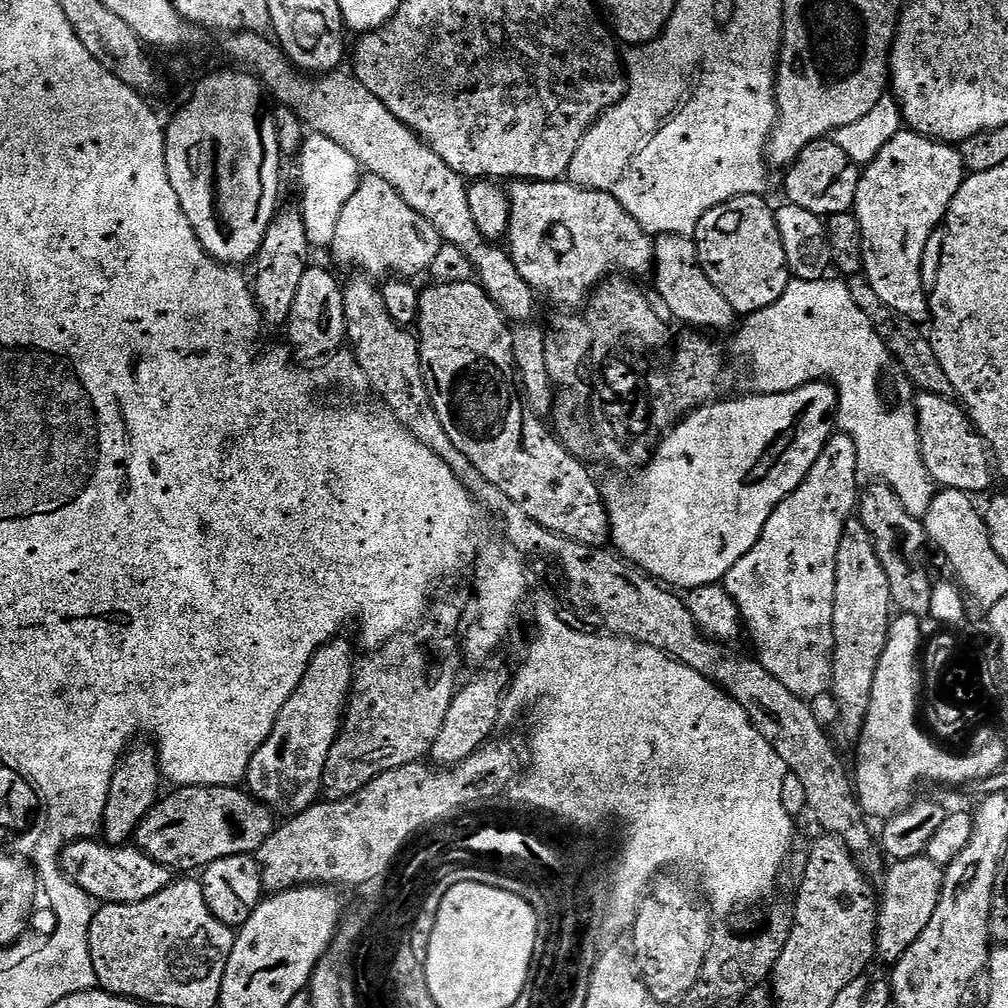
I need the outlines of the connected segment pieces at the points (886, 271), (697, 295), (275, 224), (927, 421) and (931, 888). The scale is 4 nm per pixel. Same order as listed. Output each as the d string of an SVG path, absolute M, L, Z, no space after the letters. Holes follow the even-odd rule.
M911 130L898 131L877 156L861 171L856 195L854 215L862 230L863 275L886 306L898 310L907 320L923 325L930 316L930 296L922 282L922 250L926 250L926 238L944 223L954 194L962 186L966 169L960 157L959 147L931 140Z
M656 236L654 240L654 277L656 276L656 292L660 295L659 303L668 307L667 315L673 321L681 320L692 330L707 330L712 332L728 332L737 327L738 313L722 294L718 294L718 286L706 278L706 270L702 270L696 242L692 236ZM704 328L709 328L704 329ZM712 331L712 332L711 332Z
M296 208L281 209L267 228L266 238L263 239L254 261L256 267L256 280L254 276L252 284L254 295L261 317L267 325L270 323L283 327L287 323L295 295L298 294L299 283L310 266L310 253L312 247L307 238L301 211Z
M917 391L916 429L920 435L920 453L933 485L941 489L953 488L959 492L984 492L994 481L994 465L987 444L976 431L968 413L955 399L930 392Z
M925 854L895 861L883 873L883 880L884 889L878 892L876 950L881 961L884 959L892 962L915 942L922 930L926 930L942 894L944 868L938 862L930 862Z

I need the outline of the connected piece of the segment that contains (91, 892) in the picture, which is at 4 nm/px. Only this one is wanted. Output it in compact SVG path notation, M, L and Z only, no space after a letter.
M99 839L76 840L60 852L60 865L69 880L100 904L133 904L154 898L174 883L172 869L154 862L135 846L113 846Z

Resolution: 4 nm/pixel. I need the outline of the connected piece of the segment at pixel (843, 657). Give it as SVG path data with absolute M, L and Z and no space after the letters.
M849 518L844 523L842 542L838 542L838 554L834 562L834 646L830 696L836 699L836 712L840 715L840 721L830 728L830 735L837 749L851 749L860 741L860 734L864 729L866 714L872 701L874 674L880 665L882 650L886 650L888 625L893 619L894 605L890 594L890 581L886 579L886 570L882 570L882 562L878 562L878 550L874 550L874 542L859 518Z

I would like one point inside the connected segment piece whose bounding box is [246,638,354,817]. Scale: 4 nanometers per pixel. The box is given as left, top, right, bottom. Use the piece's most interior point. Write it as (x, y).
(287, 773)

